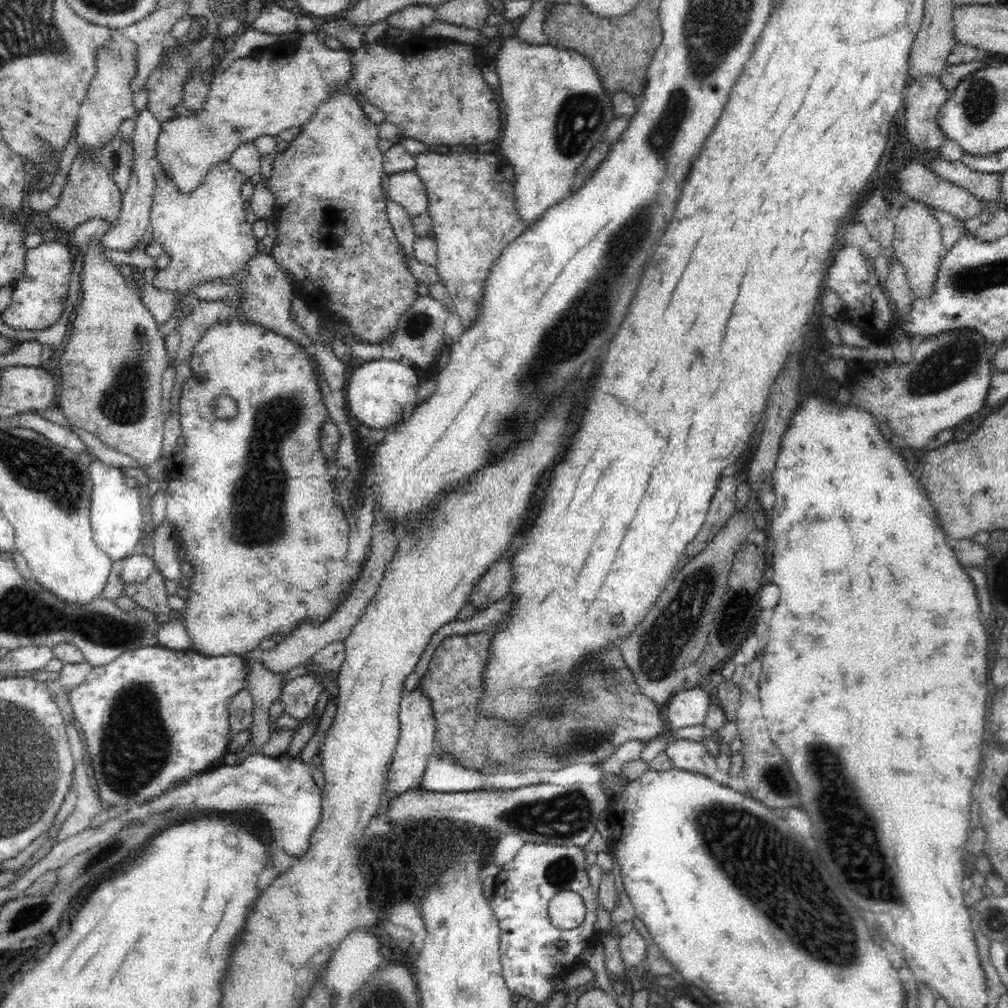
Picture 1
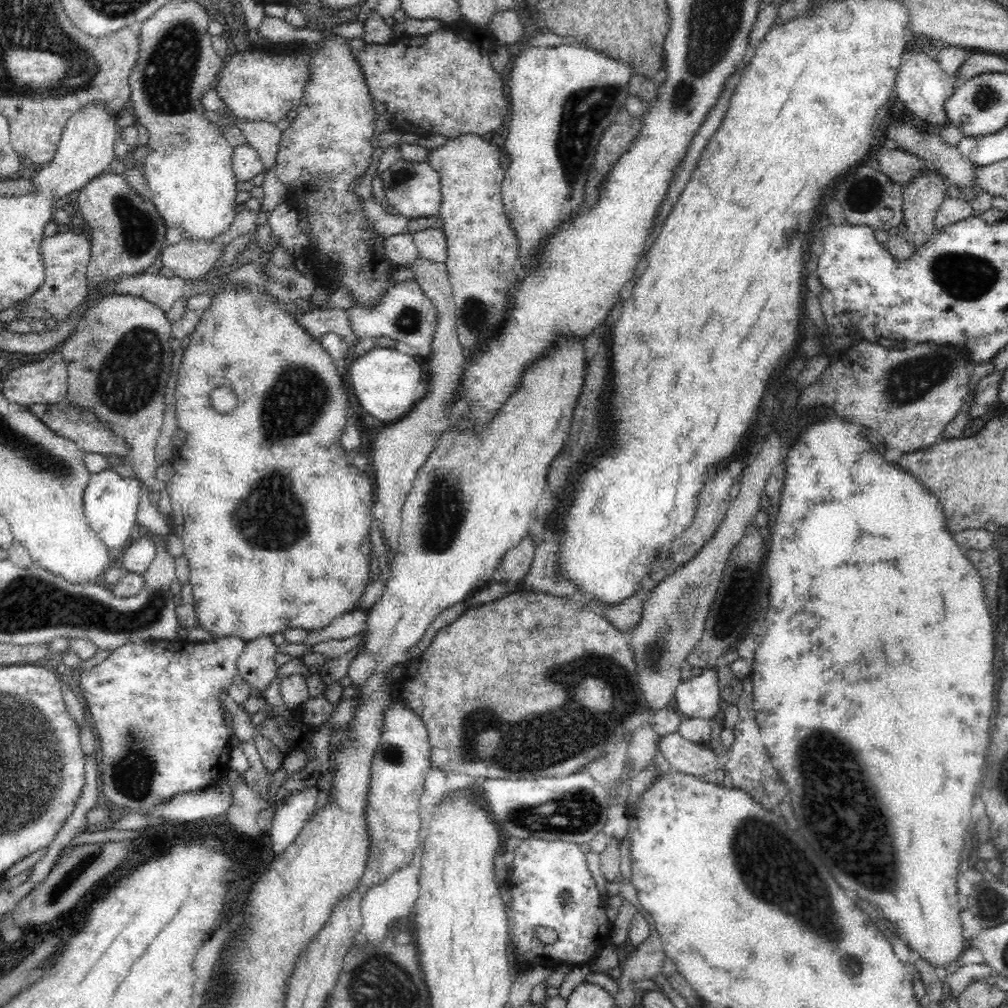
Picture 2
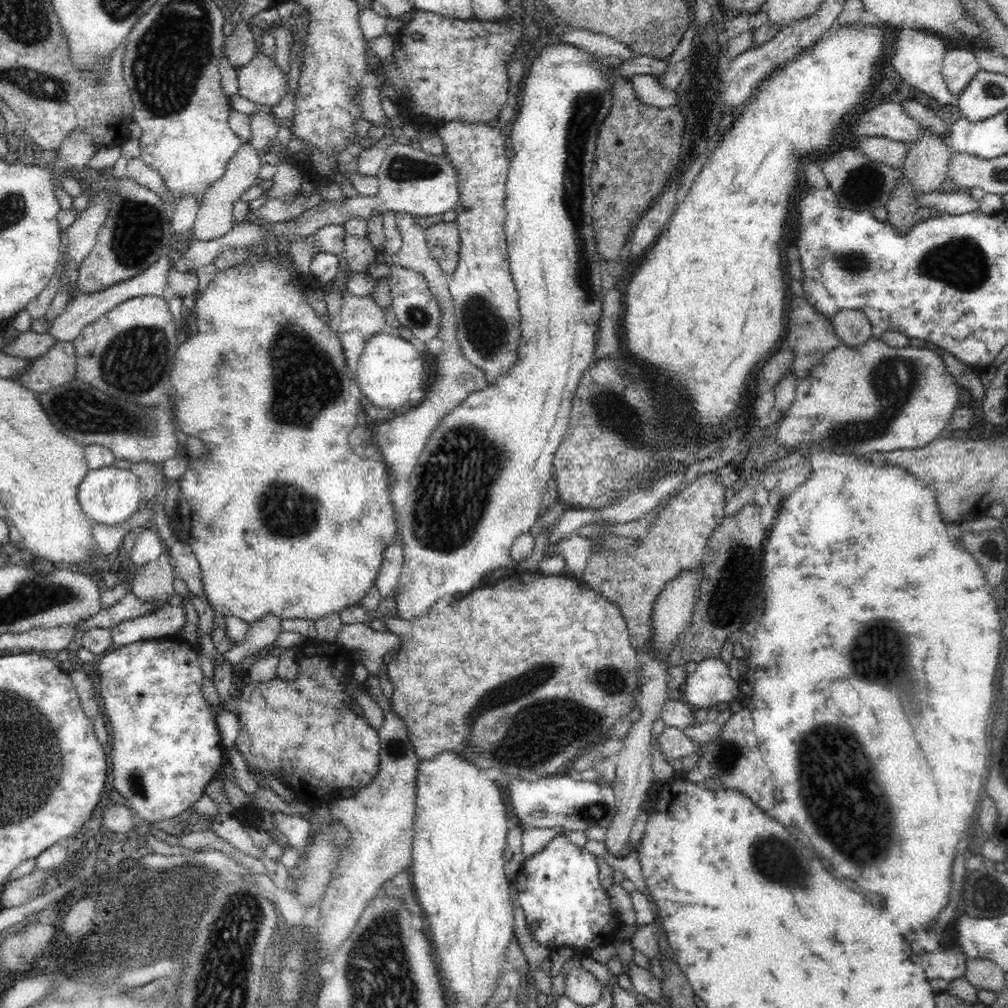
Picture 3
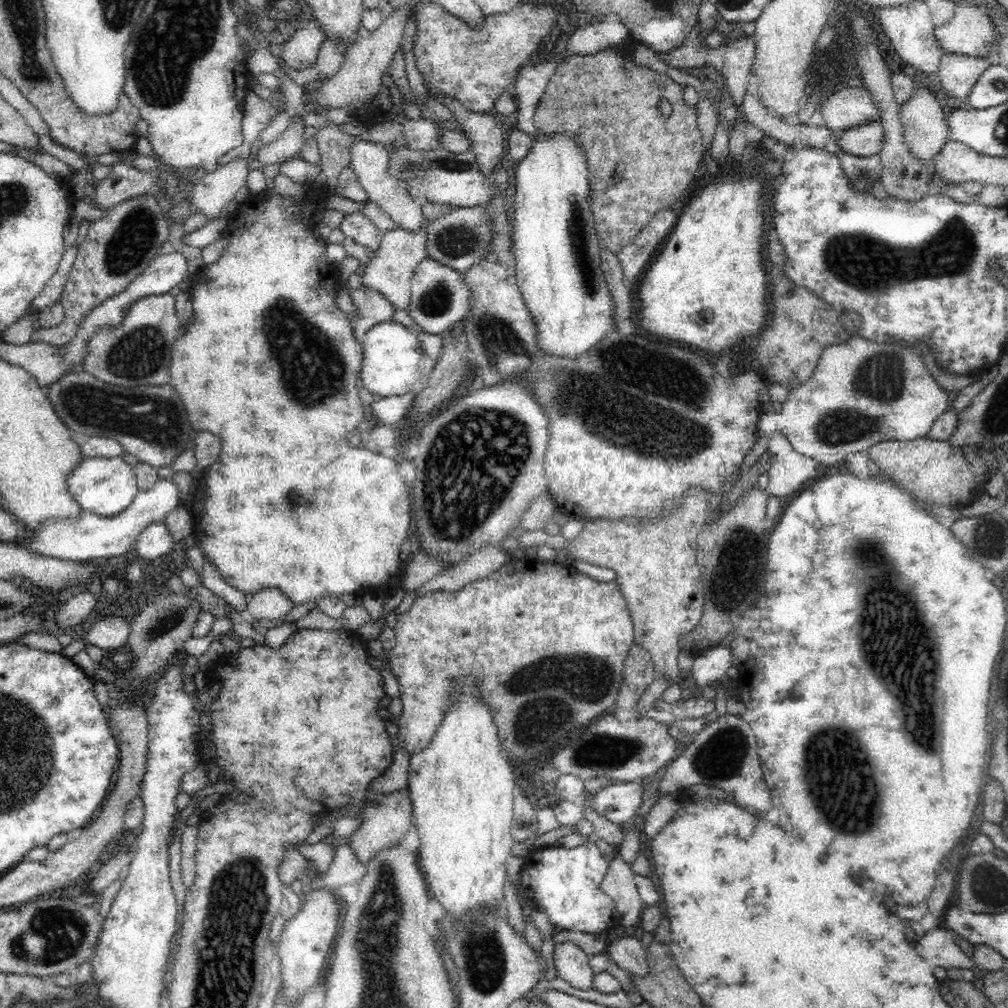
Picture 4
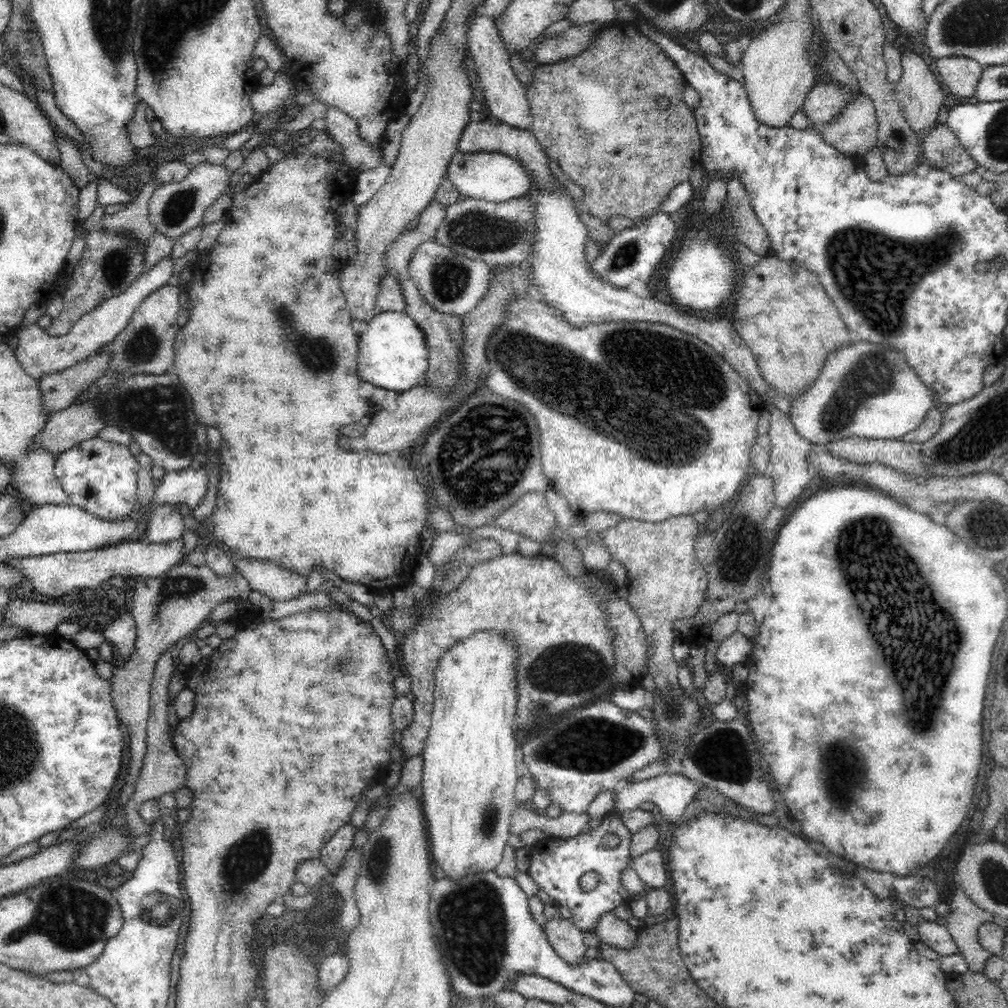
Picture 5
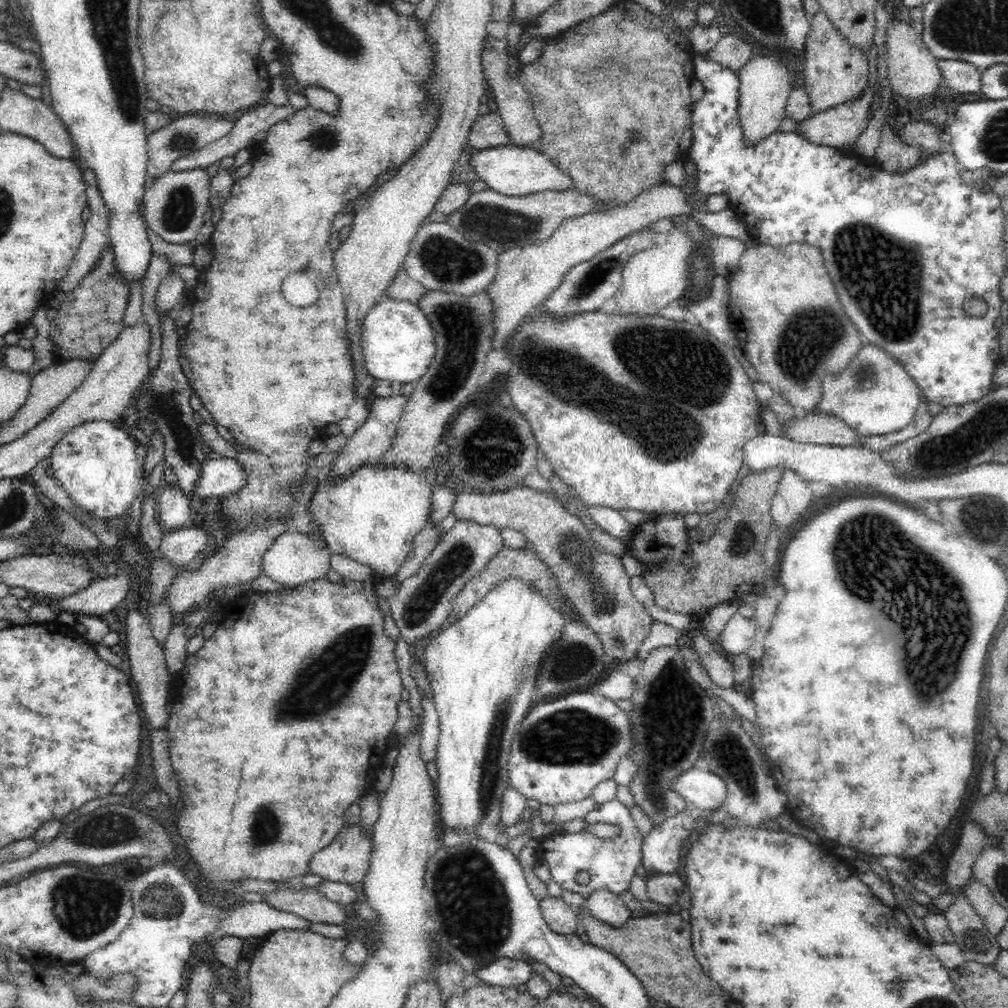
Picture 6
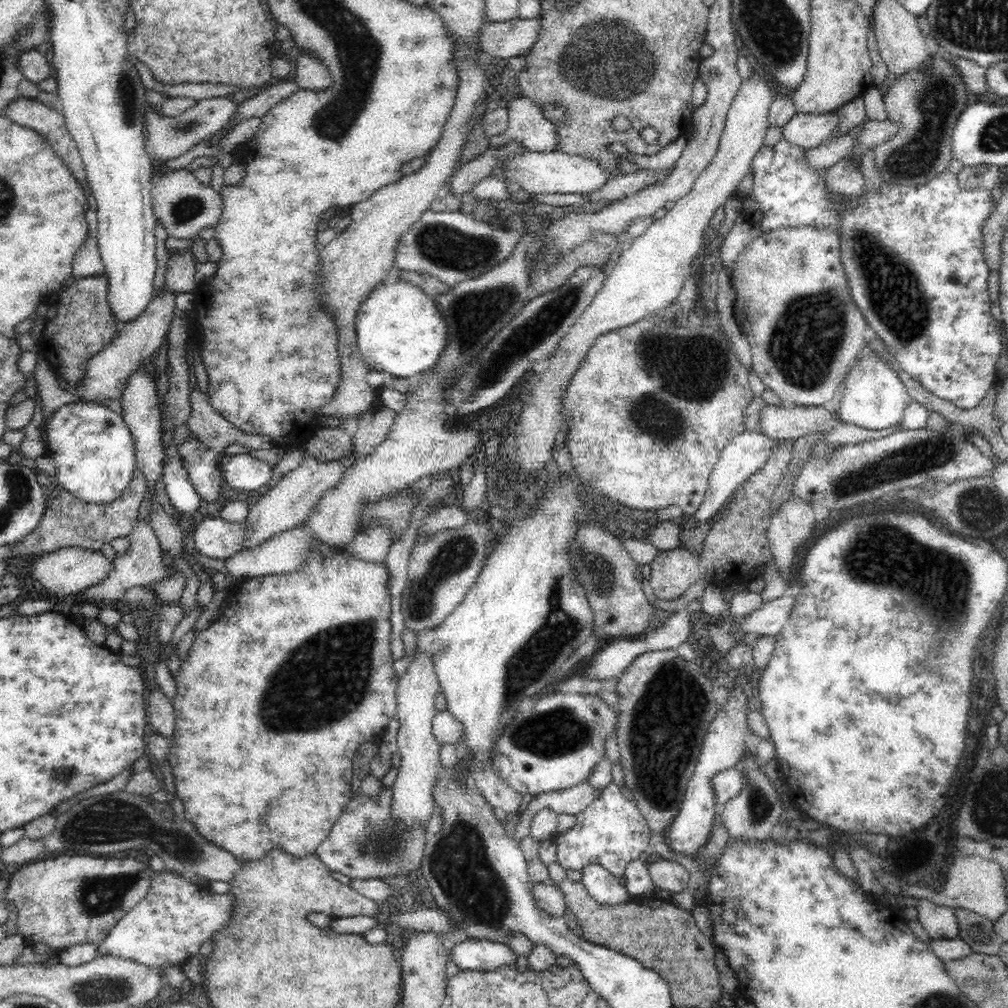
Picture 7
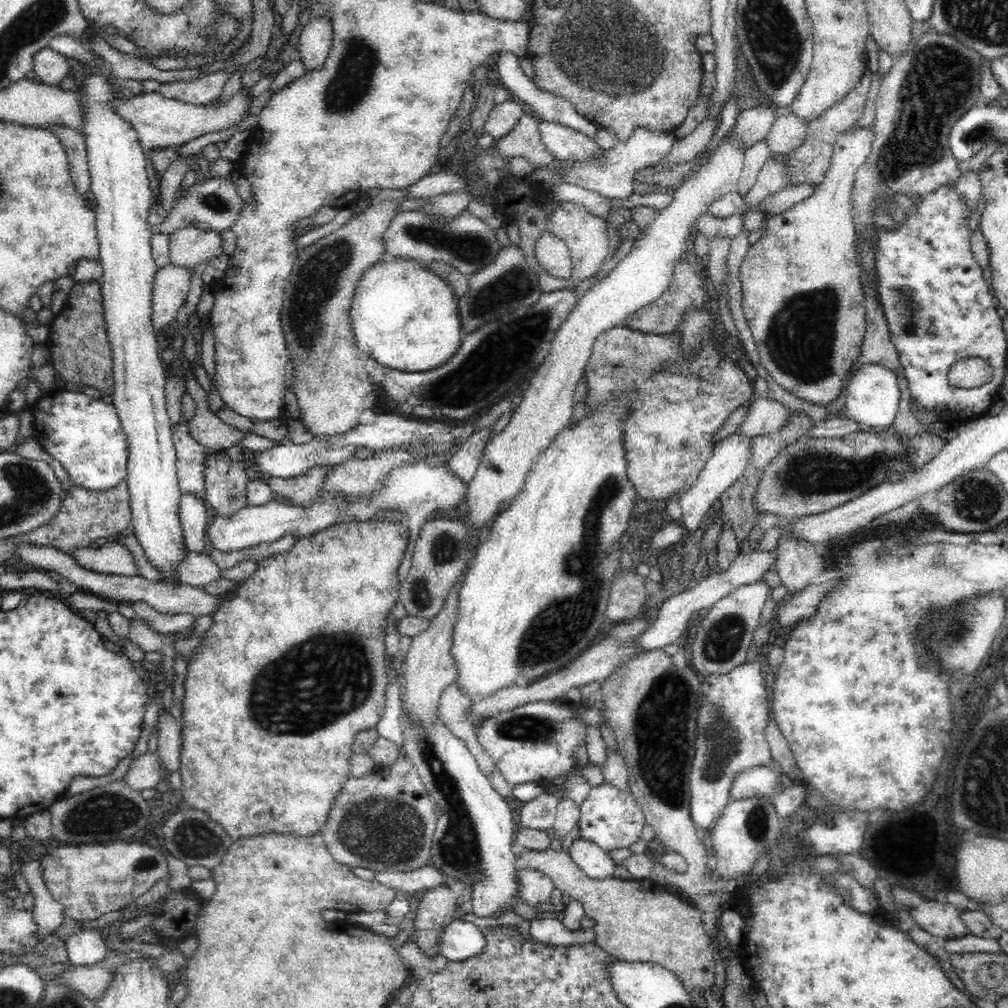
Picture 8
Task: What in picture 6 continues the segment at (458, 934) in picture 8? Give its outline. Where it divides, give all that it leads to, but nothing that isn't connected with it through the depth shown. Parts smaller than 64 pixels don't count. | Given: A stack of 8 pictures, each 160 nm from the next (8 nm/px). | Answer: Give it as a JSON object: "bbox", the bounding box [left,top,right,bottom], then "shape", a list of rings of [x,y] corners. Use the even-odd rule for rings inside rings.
{"bbox":[475,957,534,989],"shape":[[[506,957],[478,968],[475,974],[480,981],[490,986],[518,989],[525,987],[532,980],[534,971],[530,964]]]}

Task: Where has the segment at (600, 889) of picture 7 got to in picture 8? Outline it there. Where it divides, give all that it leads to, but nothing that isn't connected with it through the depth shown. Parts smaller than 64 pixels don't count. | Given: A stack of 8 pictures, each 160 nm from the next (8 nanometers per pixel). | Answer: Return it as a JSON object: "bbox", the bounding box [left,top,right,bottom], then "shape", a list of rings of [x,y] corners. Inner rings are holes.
{"bbox":[570,837,617,879],"shape":[[[580,837],[575,839],[570,846],[570,855],[572,862],[588,875],[590,879],[609,879],[614,877],[617,865],[613,859],[598,848],[597,844],[590,841],[582,841]]]}

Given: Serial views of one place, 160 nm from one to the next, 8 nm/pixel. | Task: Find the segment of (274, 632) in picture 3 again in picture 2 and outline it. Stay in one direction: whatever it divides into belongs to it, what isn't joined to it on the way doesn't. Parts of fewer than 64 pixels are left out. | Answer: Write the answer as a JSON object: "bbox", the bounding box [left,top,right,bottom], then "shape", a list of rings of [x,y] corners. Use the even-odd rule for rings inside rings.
{"bbox":[237,636,278,698],"shape":[[[264,636],[254,642],[250,642],[244,648],[244,653],[237,660],[239,675],[256,689],[258,698],[265,697],[264,690],[271,684],[272,680],[278,677],[278,666],[274,662],[277,647],[273,638]]]}

